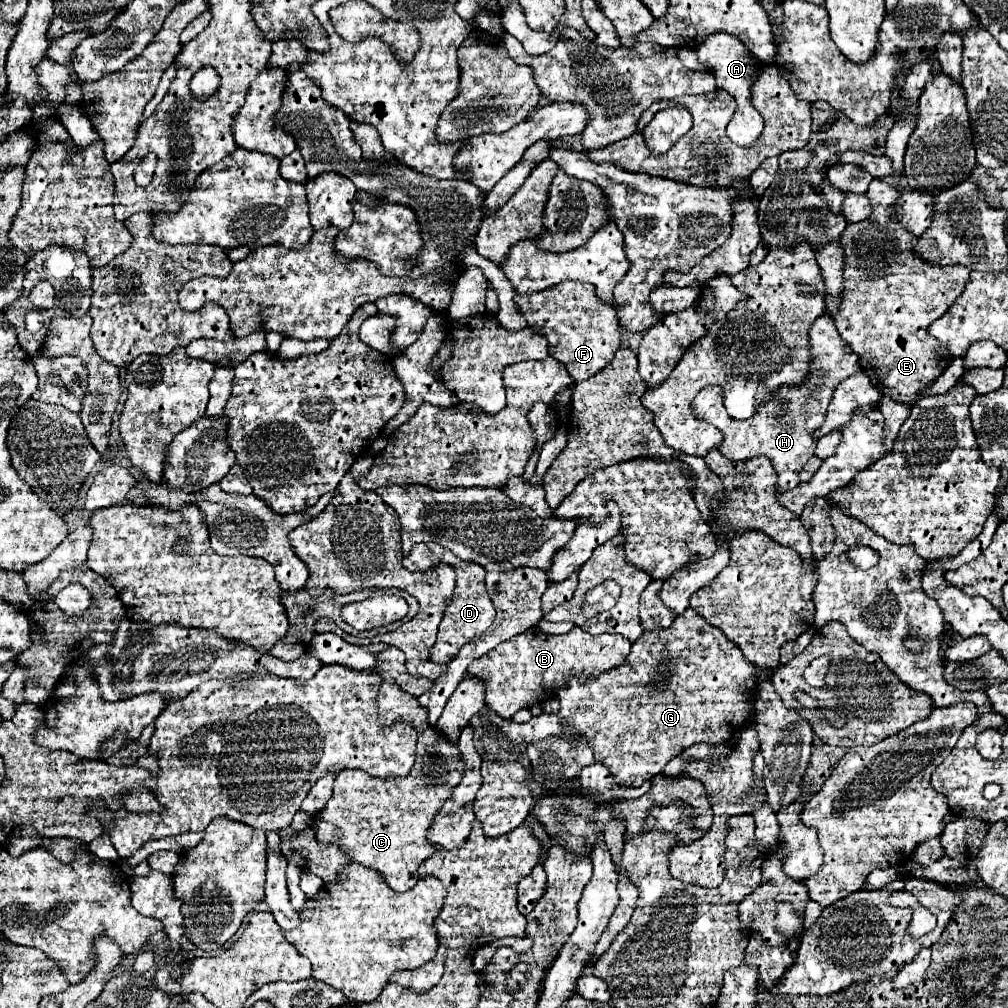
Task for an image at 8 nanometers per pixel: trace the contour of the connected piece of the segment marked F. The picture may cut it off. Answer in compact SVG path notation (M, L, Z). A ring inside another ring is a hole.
M568 281L548 287L540 293L516 295L514 303L526 317L528 327L548 339L550 355L560 361L574 381L584 381L600 373L622 345L622 329L612 303L604 303L592 285Z

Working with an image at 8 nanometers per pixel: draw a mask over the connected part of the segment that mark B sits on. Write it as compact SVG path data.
M574 627L568 635L546 635L546 633L540 633L538 629L528 629L528 633L516 635L508 641L500 643L496 649L488 651L480 659L472 661L468 665L468 675L478 677L486 683L486 703L492 709L496 709L496 713L500 713L500 717L510 719L516 711L520 711L524 707L530 709L532 705L542 705L544 701L554 699L560 685L564 685L564 681L568 677L596 675L596 673L616 669L626 661L628 653L630 653L630 641L620 635L590 635L590 633L582 631L580 627Z

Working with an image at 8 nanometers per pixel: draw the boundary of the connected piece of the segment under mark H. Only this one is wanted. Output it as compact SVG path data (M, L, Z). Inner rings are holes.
M818 317L810 331L810 353L812 353L812 361L810 361L810 371L804 383L800 385L782 385L774 391L774 397L770 397L764 405L760 405L760 409L744 421L732 419L726 413L724 407L724 393L722 389L716 385L708 385L696 395L692 409L696 413L696 417L702 417L704 421L716 425L722 433L724 433L724 443L720 445L720 453L728 459L734 461L748 461L752 457L764 455L770 459L772 467L778 473L778 483L776 483L776 491L790 491L800 483L800 469L806 465L806 461L814 455L816 449L816 437L814 431L818 431L826 419L826 409L830 405L832 393L836 391L838 383L842 383L844 379L848 379L850 375L854 375L860 369L858 357L854 353L846 355L844 353L844 339L838 335L836 325L830 317ZM778 397L788 401L788 413L782 415L778 419Z

